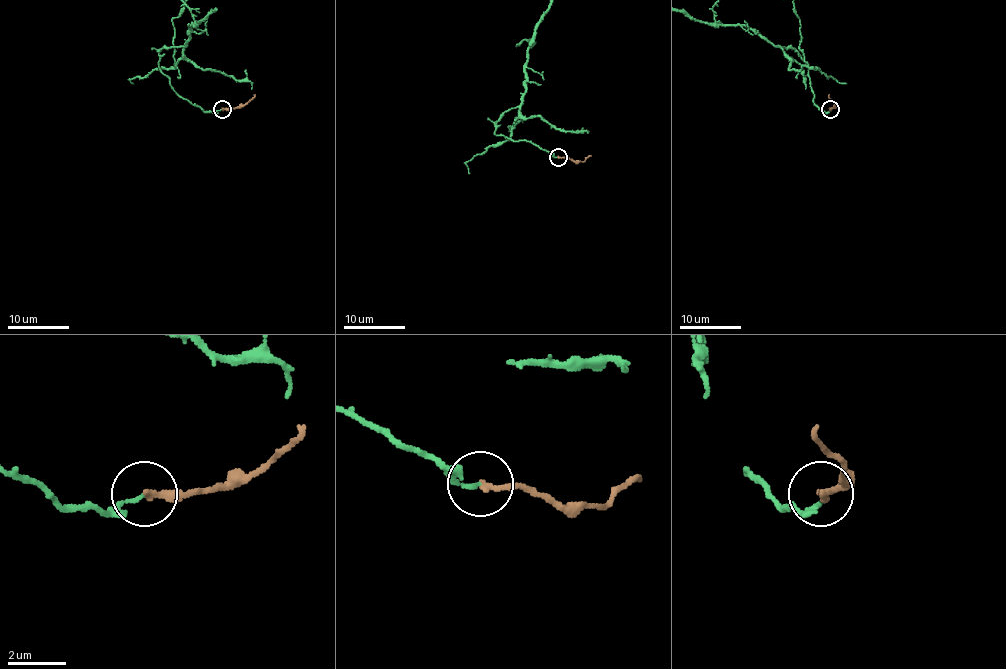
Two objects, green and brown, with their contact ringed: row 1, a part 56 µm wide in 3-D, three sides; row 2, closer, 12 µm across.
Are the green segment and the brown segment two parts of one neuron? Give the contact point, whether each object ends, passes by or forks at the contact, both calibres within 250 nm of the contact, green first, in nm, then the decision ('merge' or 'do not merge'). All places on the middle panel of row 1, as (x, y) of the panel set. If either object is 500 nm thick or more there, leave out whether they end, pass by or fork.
place (558, 157); green ends; brown ends; calibres 120 and 200 nm; merge

